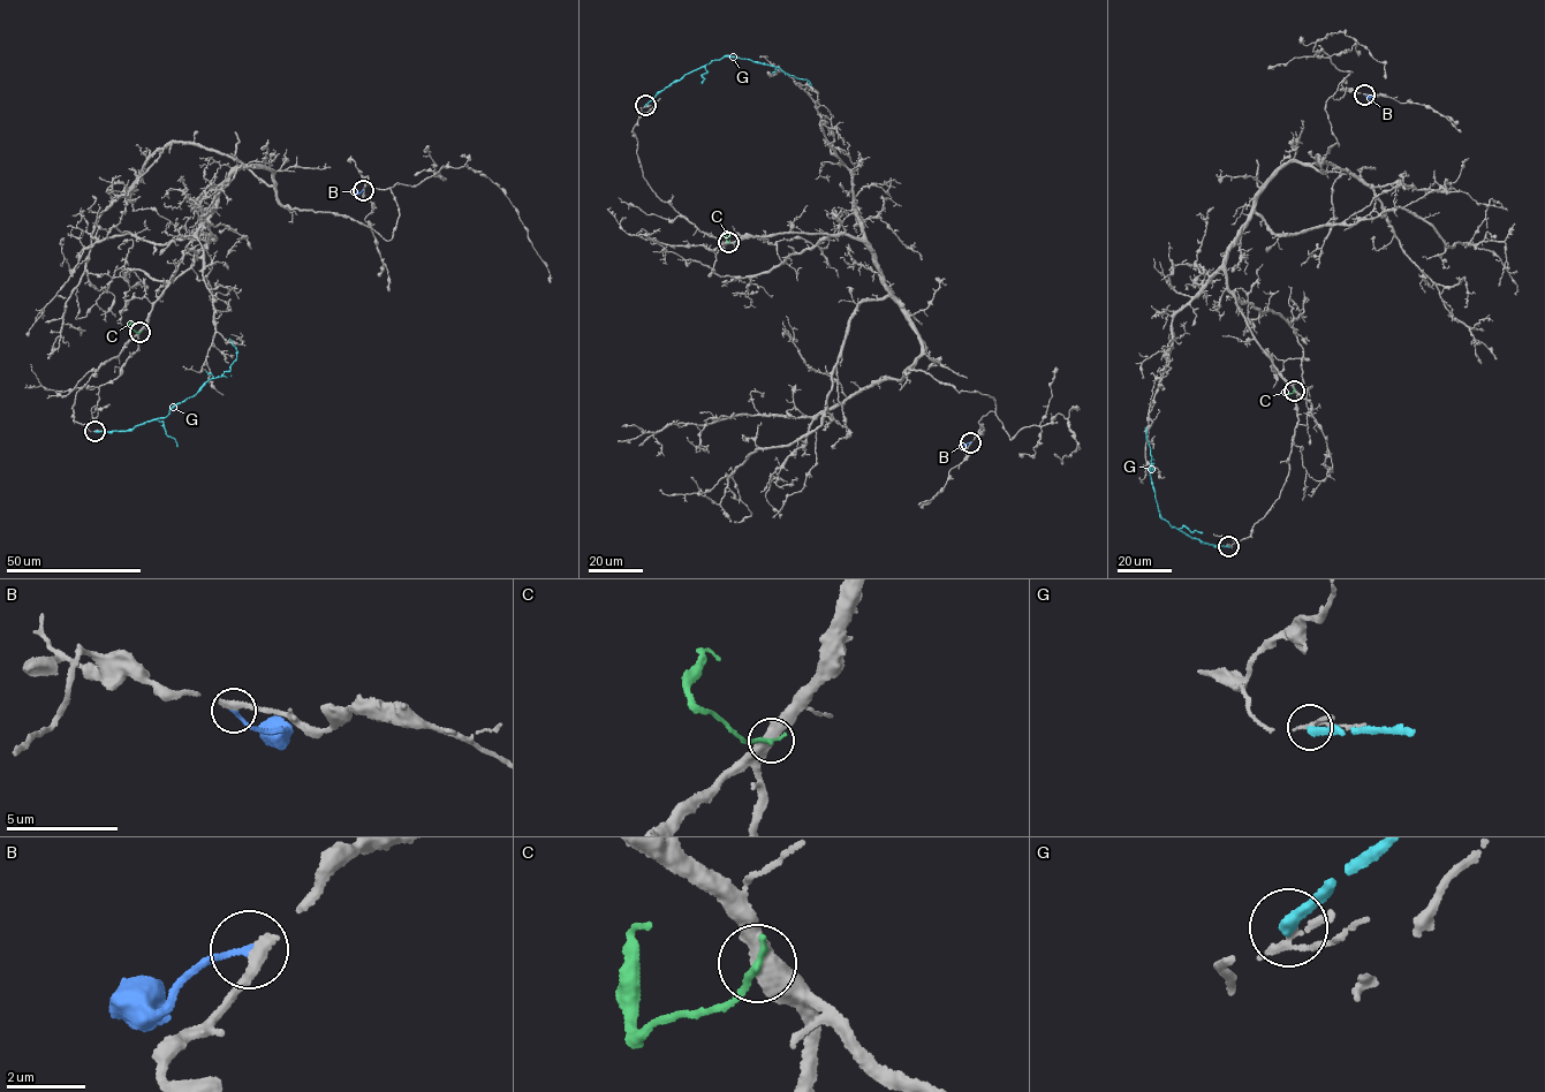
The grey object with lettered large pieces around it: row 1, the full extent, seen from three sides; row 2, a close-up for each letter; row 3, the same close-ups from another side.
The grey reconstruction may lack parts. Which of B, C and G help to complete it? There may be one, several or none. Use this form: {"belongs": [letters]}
{"belongs": ["B"]}

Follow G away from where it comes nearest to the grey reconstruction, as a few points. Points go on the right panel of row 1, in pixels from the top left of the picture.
G: (1228, 546), (1202, 543), (1160, 516), (1150, 477), (1150, 450), (1144, 427)

